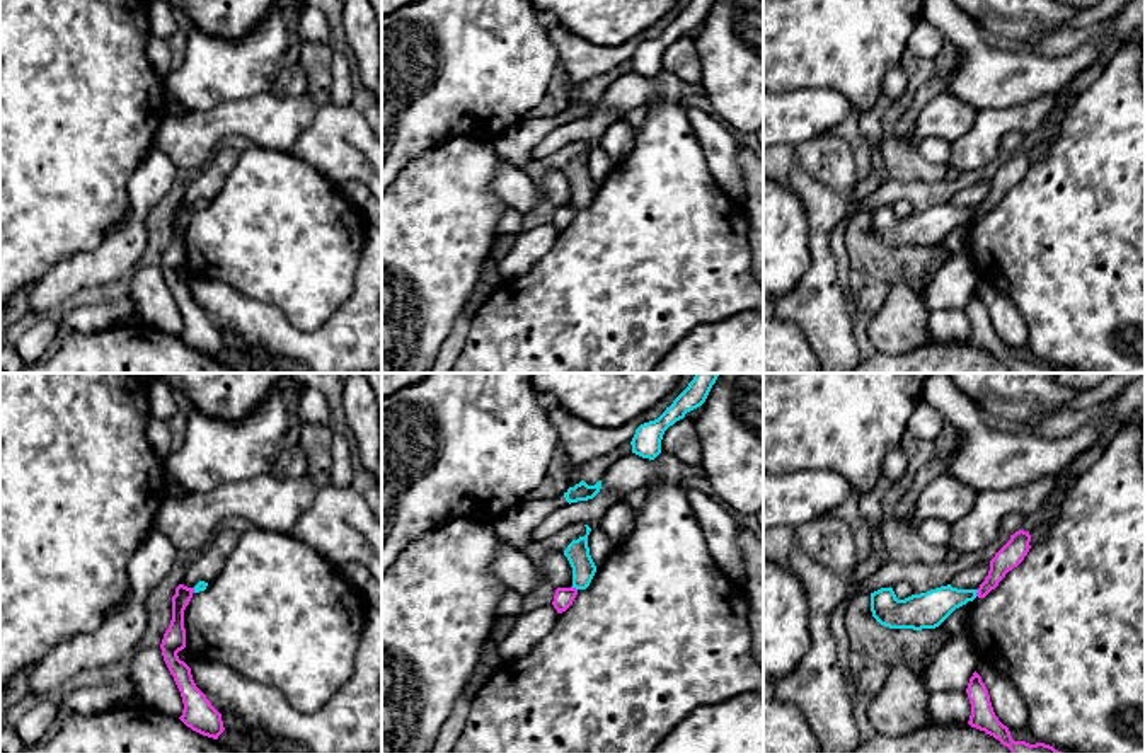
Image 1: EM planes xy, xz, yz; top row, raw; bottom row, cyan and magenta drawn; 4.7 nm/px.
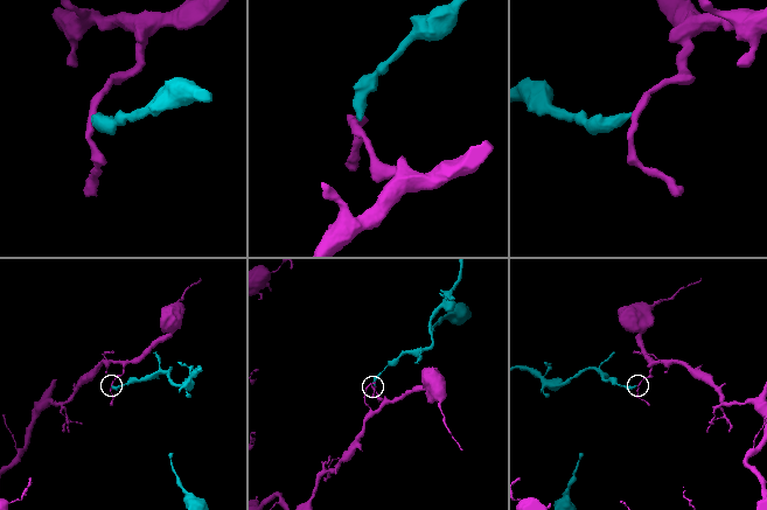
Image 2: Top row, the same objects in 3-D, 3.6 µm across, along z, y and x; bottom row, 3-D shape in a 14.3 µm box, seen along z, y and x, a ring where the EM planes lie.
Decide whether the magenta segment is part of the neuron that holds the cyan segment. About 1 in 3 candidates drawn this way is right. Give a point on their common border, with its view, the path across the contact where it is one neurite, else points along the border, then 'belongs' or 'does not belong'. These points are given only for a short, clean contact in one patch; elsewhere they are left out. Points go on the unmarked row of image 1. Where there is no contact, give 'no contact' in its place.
yz (977, 210) | along yz (978, 208), (975, 213) | does not belong

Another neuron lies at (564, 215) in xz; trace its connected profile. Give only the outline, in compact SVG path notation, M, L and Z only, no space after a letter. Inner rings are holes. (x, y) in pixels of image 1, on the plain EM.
M572 204L571 206L557 206L555 213L554 213L554 220L552 220L557 232L566 230L572 223L576 213L578 213L578 208Z

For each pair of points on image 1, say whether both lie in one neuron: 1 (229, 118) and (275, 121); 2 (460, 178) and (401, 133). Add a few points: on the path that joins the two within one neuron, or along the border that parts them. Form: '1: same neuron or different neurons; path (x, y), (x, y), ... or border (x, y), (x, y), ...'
1: same neuron; path (241, 118), (263, 118)
2: different neurons; border (460, 137), (423, 150), (399, 172)

